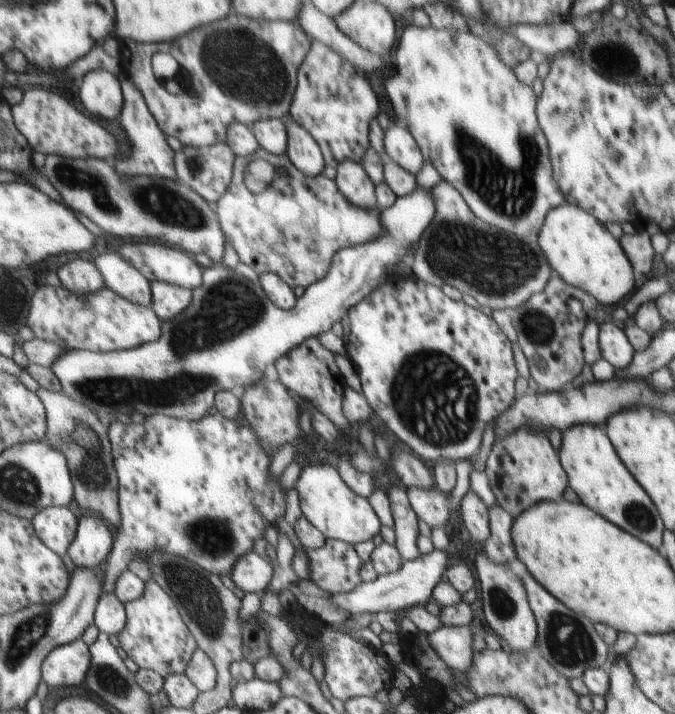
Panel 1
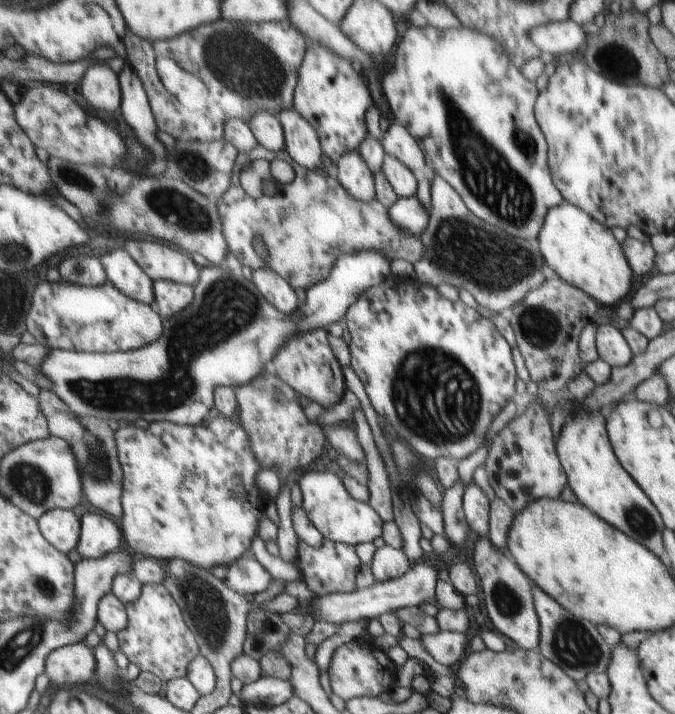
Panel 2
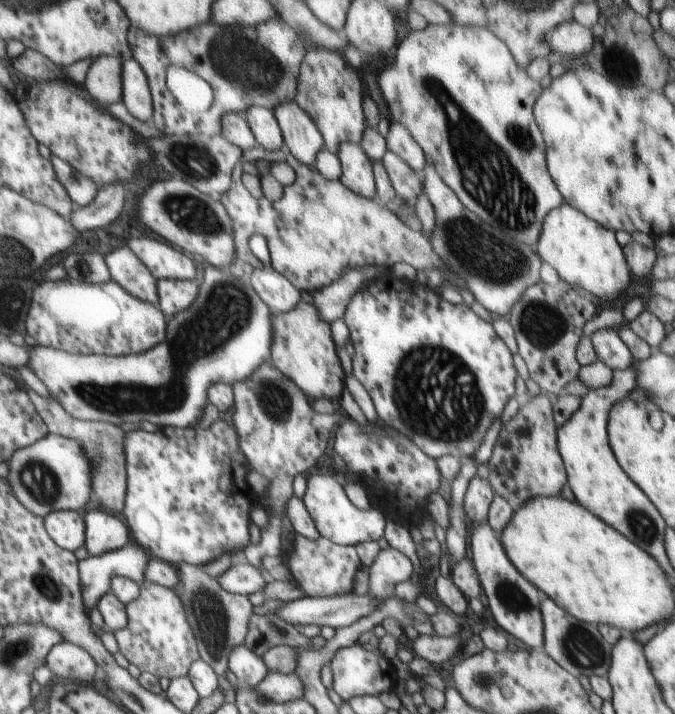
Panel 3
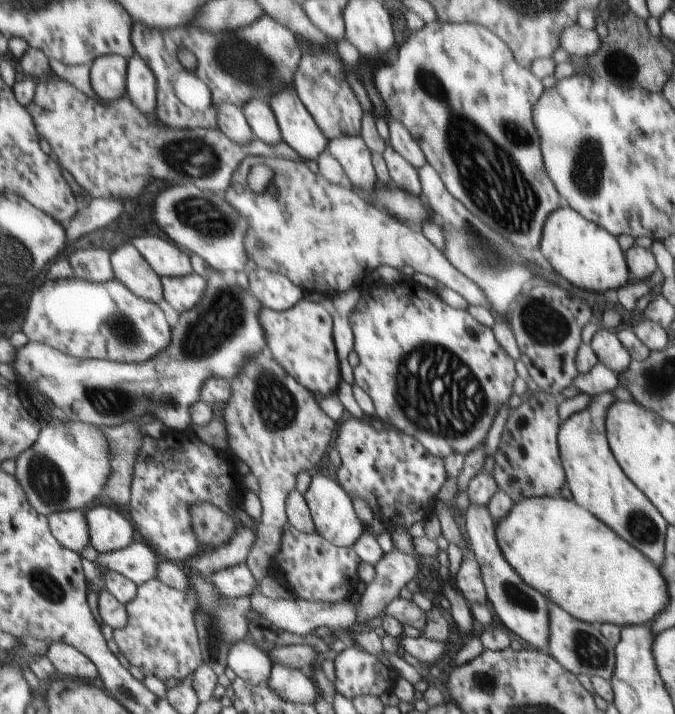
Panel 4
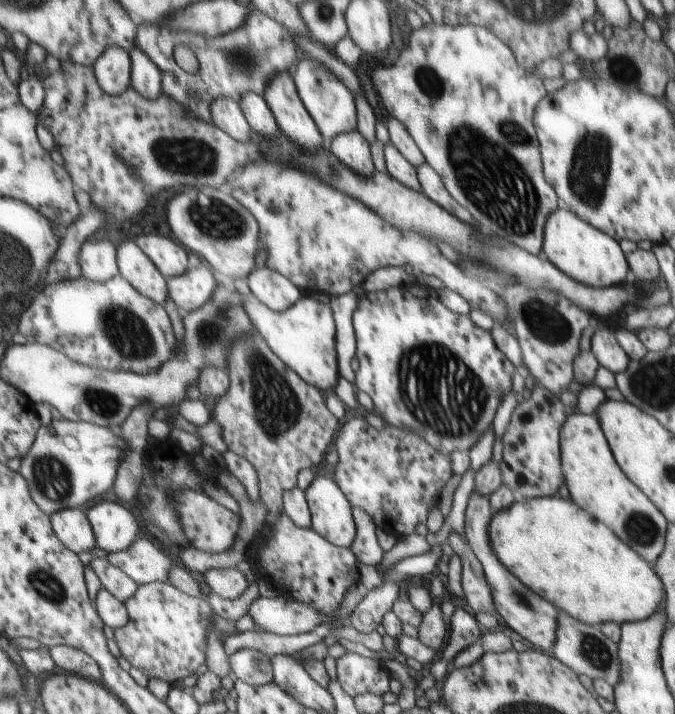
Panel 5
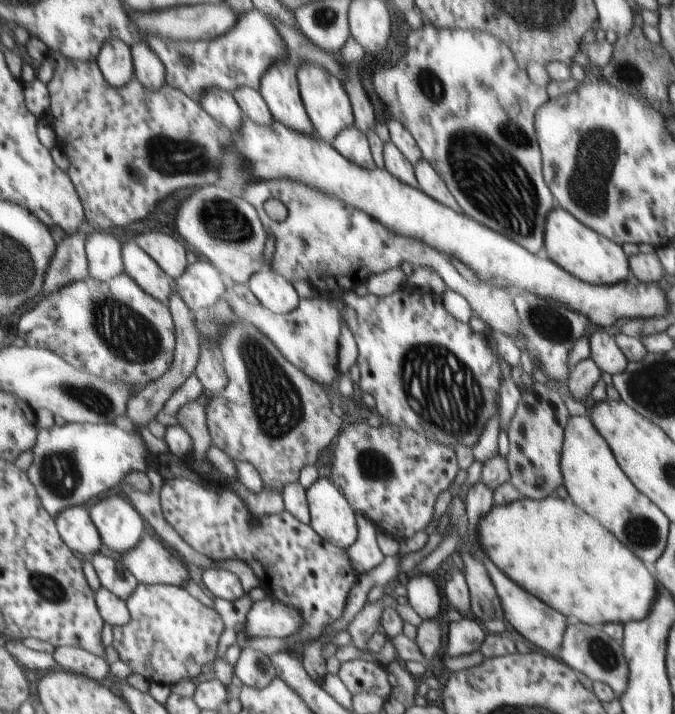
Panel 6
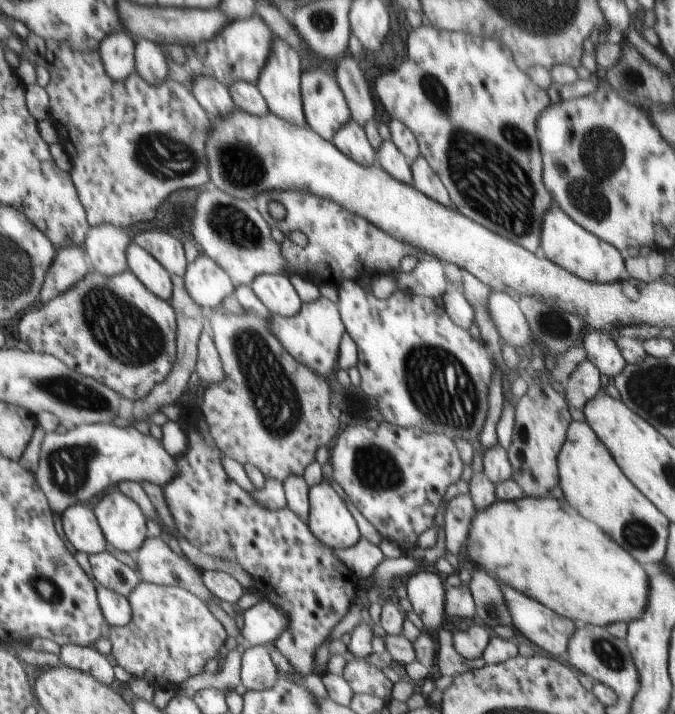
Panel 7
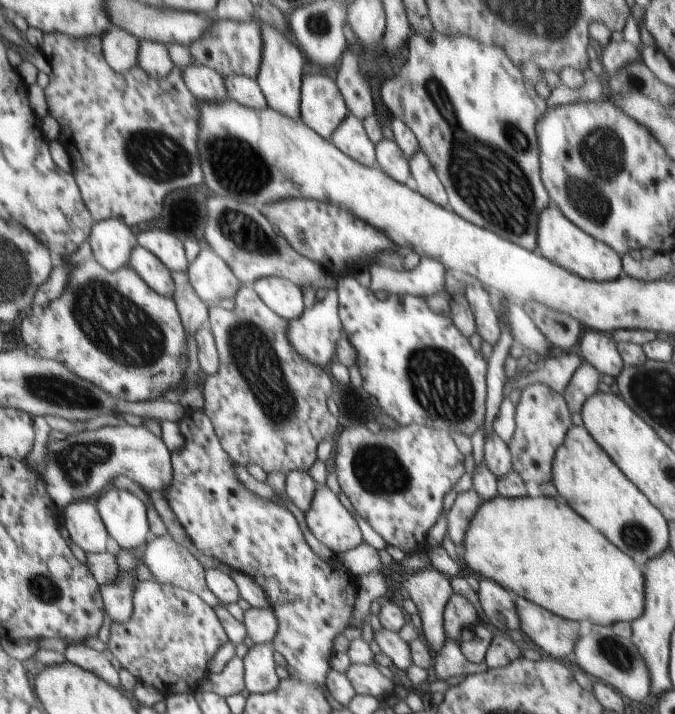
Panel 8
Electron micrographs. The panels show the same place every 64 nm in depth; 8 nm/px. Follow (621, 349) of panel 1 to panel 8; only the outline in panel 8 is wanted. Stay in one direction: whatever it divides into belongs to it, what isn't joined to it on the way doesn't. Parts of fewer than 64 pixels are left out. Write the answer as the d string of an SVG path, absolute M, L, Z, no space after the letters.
M599 331L586 332L579 340L577 352L601 375L616 374L622 368L622 354L618 354L616 346Z

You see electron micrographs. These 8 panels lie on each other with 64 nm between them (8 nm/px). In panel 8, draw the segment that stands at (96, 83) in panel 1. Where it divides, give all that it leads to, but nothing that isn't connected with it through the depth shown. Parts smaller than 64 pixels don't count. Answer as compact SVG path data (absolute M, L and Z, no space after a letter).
M112 27L104 36L102 51L108 60L108 64L126 75L132 68L138 67L140 63L141 40L134 34L121 27Z

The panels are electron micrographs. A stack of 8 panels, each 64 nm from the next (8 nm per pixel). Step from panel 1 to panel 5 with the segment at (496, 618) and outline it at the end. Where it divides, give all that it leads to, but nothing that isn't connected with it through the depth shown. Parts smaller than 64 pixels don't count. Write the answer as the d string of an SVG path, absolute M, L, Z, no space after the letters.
M478 491L469 496L465 512L464 537L469 547L474 551L477 559L482 563L486 580L491 588L493 601L497 608L497 616L500 617L512 630L515 630L530 644L544 651L549 656L553 654L559 630L559 609L548 604L540 595L532 592L516 575L512 574L494 552L490 540L490 522L493 518L494 509L491 507L489 496Z

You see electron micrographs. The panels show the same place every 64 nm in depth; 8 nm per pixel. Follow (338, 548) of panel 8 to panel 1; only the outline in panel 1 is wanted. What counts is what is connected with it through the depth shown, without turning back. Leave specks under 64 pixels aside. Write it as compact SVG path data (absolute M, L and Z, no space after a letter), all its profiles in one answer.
M328 465L307 466L298 481L302 506L305 515L319 528L328 539L336 539L355 545L372 541L381 532L381 522L368 499L354 494L348 485L338 476L338 472Z

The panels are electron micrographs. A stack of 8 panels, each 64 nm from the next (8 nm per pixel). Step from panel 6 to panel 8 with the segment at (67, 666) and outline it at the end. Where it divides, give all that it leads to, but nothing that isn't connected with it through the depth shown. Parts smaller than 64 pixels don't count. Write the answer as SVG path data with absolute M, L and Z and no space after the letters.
M72 644L68 646L65 653L68 662L95 673L96 676L106 680L108 684L116 687L122 686L120 670L114 666L114 662L104 652L98 652L94 648L82 646L82 644Z

